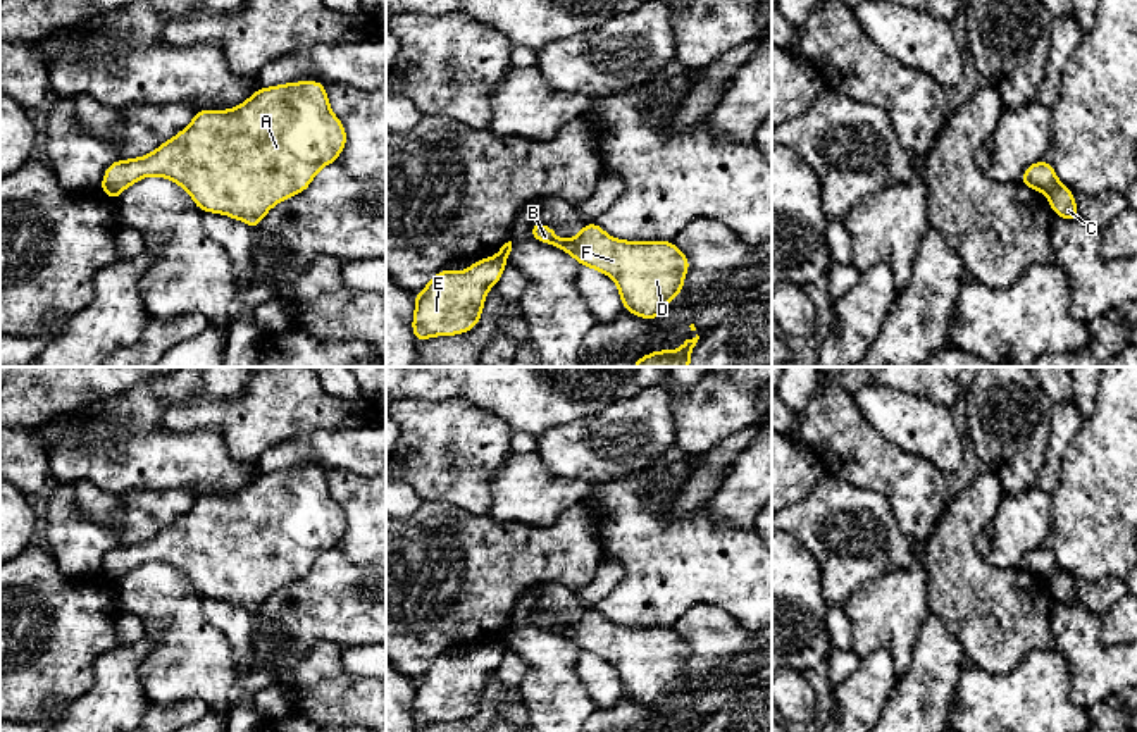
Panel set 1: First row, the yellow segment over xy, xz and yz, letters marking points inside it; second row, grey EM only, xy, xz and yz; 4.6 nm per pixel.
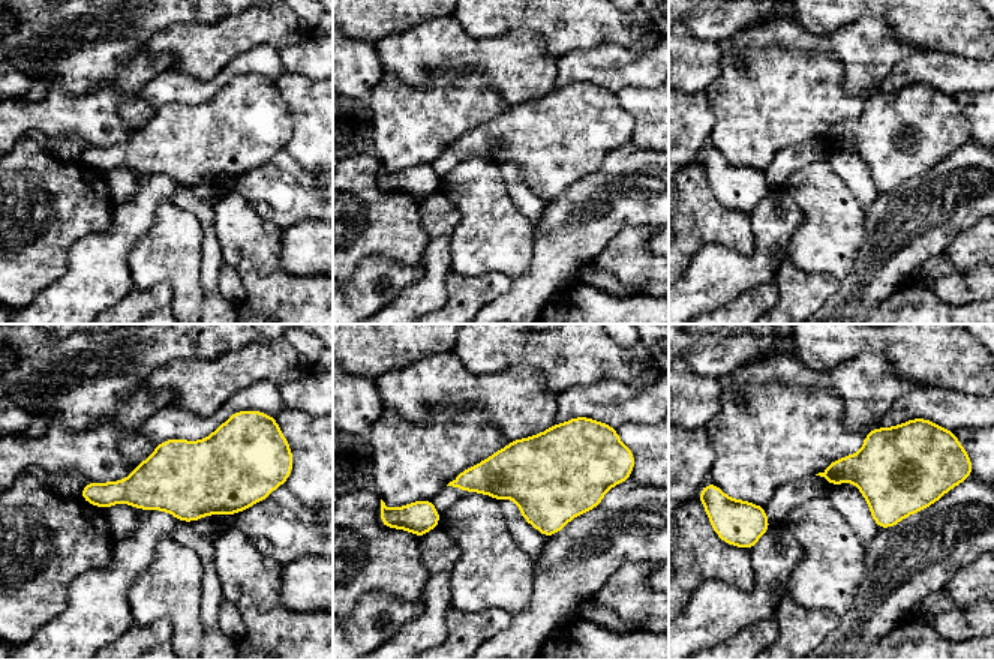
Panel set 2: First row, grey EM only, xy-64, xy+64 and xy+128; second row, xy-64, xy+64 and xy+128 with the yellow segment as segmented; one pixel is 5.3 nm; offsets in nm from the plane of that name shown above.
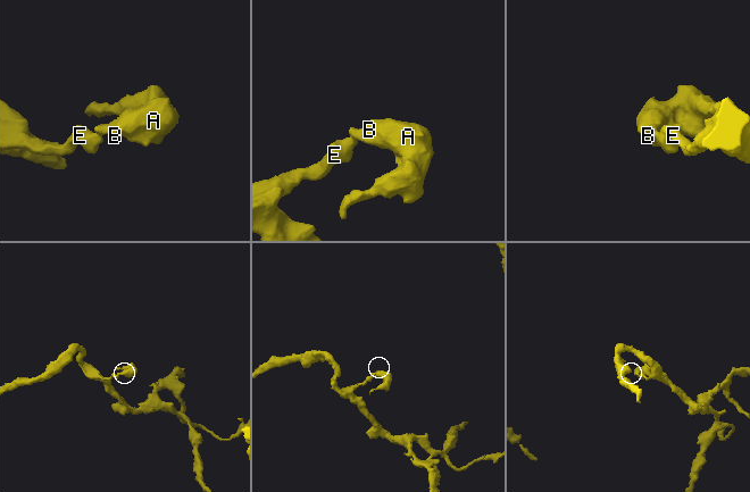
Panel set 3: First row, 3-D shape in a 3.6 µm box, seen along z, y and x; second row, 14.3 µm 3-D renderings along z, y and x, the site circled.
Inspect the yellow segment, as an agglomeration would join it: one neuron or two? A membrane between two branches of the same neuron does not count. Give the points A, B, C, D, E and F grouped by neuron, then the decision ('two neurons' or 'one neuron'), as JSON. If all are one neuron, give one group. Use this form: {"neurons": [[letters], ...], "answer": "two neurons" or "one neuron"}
{"neurons": [["A", "B", "D", "F"], ["C", "E"]], "answer": "two neurons"}

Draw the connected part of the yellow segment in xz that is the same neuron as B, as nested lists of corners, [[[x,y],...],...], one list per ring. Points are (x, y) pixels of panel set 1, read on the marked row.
[[[534,222],[534,239],[572,255],[582,267],[612,277],[625,312],[660,319],[665,305],[682,293],[689,258],[674,241],[622,241],[587,222],[572,239],[560,239],[553,227]]]

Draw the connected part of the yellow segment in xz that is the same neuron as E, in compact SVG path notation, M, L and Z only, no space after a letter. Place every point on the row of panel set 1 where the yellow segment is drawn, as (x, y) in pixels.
M501 257L475 260L467 270L443 269L415 295L412 329L417 343L432 336L469 332L479 324L486 291L494 288L506 267Z

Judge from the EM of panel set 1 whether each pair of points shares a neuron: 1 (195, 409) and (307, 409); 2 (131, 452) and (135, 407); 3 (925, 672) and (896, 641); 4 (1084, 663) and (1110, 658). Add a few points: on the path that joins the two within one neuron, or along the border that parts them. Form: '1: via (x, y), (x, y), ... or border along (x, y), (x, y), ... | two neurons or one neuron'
1: via (223, 412), (271, 412), (279, 409) | one neuron
2: border along (162, 426), (111, 436), (92, 433) | two neurons
3: border along (924, 619), (919, 629), (915, 658), (898, 679) | two neurons
4: via (1091, 663), (1103, 663) | one neuron

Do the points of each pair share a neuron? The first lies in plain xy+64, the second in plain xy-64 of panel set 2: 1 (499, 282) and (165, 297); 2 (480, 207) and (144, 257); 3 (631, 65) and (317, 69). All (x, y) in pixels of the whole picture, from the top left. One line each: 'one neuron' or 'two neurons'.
1: one neuron
2: one neuron
3: one neuron

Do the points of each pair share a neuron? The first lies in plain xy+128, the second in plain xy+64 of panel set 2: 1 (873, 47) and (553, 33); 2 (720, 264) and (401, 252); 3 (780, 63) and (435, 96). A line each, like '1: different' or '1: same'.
1: different
2: different
3: same

